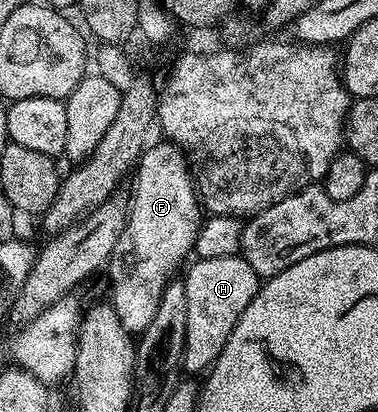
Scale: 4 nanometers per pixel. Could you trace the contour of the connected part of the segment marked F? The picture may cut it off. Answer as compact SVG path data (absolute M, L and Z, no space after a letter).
M167 141L145 146L134 168L132 199L127 204L128 220L118 245L106 264L112 282L110 302L122 321L122 329L139 337L154 321L158 301L180 262L193 254L196 234L202 222L202 207L188 169L188 160L179 147Z

